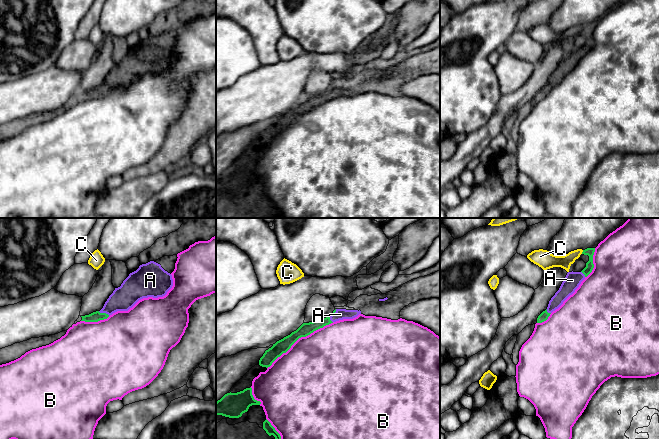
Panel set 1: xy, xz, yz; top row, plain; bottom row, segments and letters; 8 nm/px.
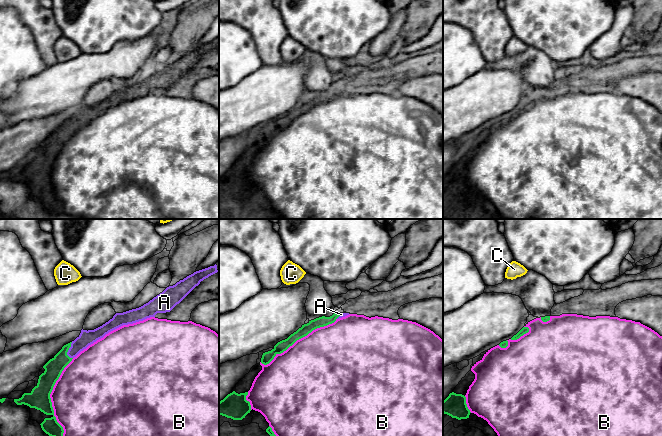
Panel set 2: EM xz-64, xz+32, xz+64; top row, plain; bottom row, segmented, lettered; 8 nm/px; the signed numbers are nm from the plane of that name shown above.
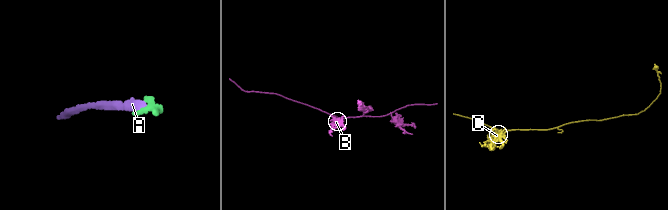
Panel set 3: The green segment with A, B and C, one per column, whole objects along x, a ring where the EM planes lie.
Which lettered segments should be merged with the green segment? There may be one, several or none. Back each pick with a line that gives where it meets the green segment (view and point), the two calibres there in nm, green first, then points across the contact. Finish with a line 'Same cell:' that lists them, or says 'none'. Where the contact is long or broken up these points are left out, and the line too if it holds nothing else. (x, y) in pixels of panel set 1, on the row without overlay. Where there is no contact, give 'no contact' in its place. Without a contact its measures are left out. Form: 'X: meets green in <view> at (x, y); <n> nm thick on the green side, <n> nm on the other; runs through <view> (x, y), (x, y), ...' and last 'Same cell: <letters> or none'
A: meets green in xz at (330, 91); 100 nm thick on the green side, 90 nm on the other
Same cell: A

